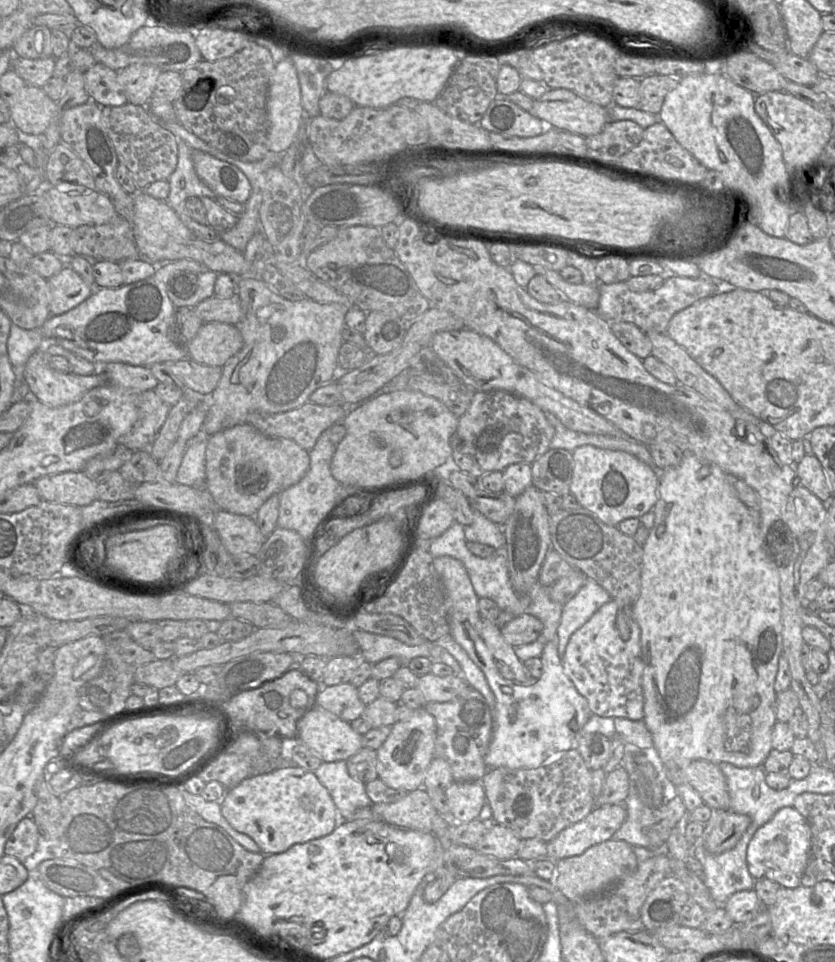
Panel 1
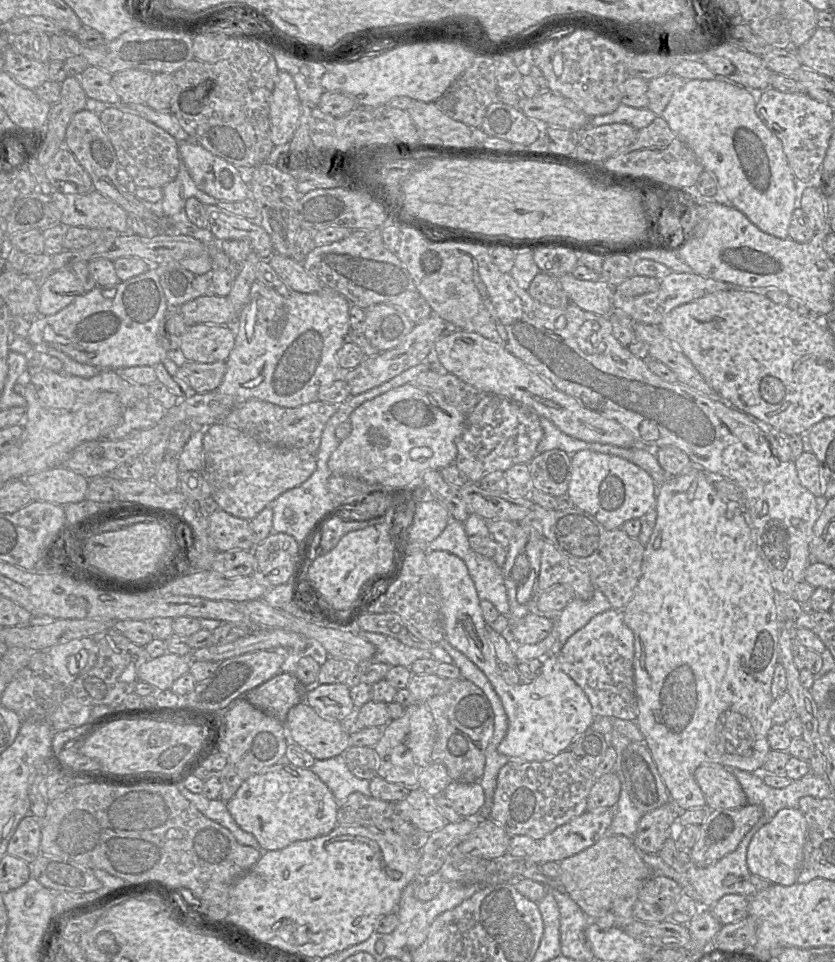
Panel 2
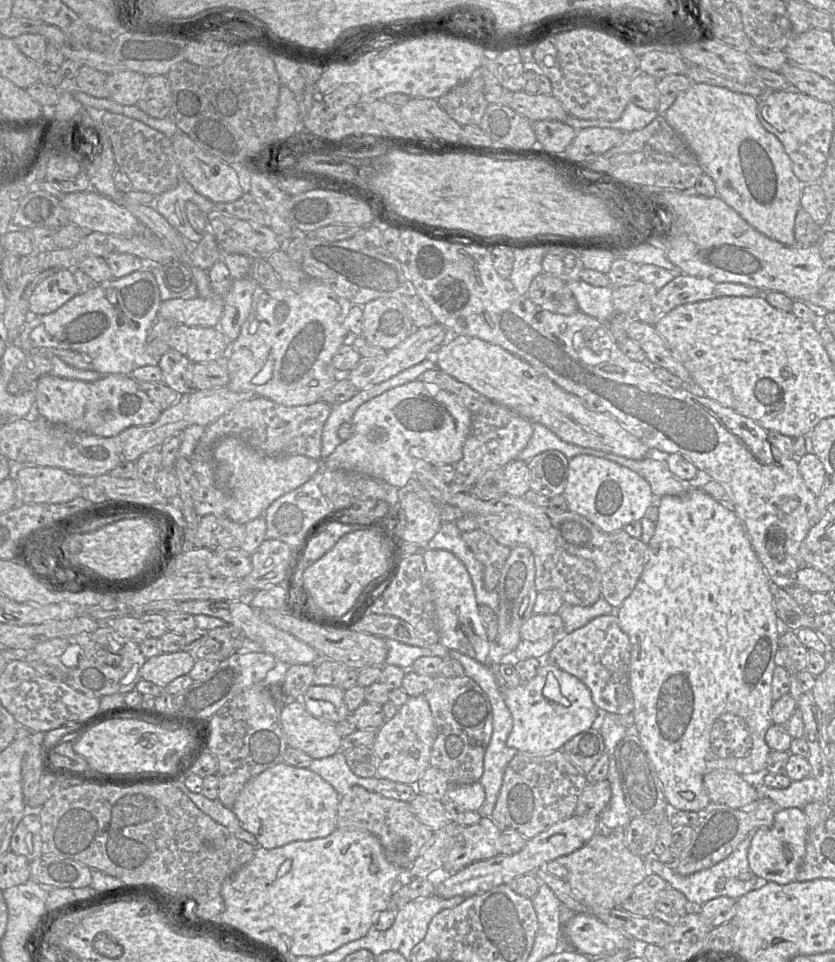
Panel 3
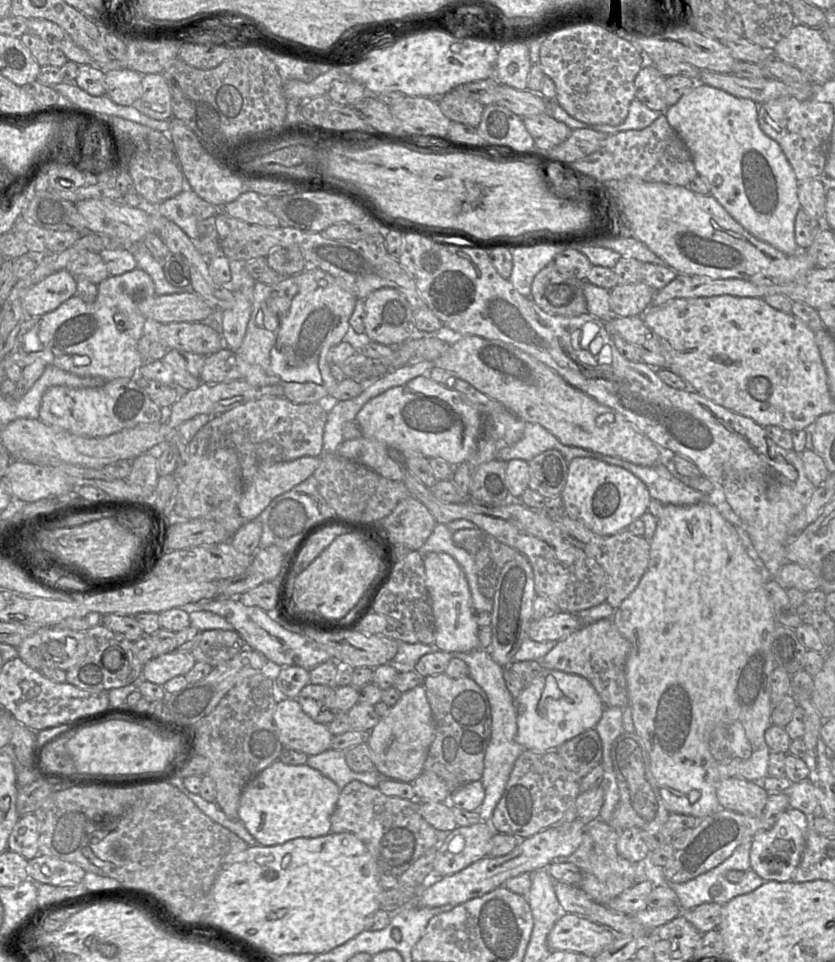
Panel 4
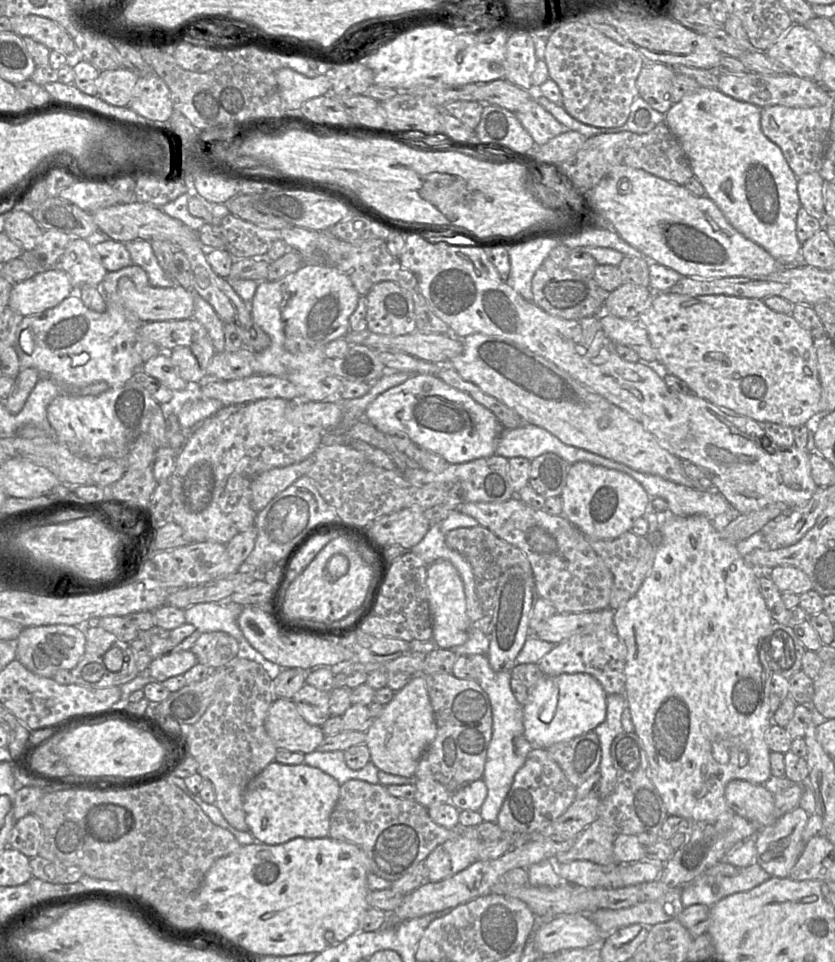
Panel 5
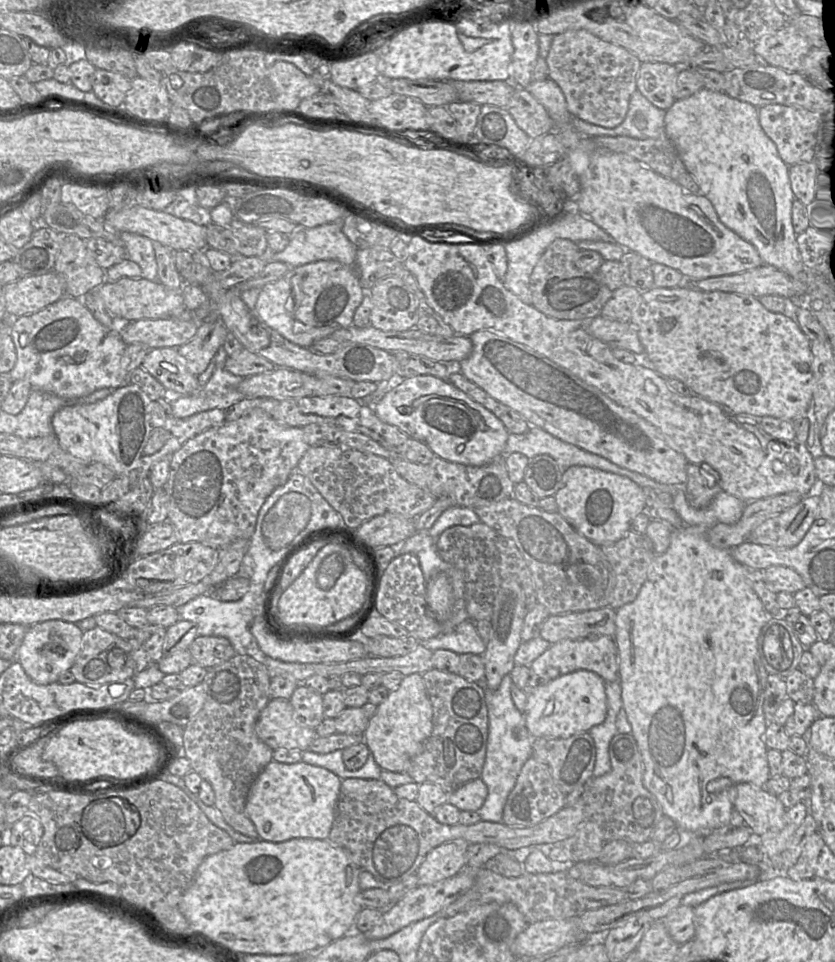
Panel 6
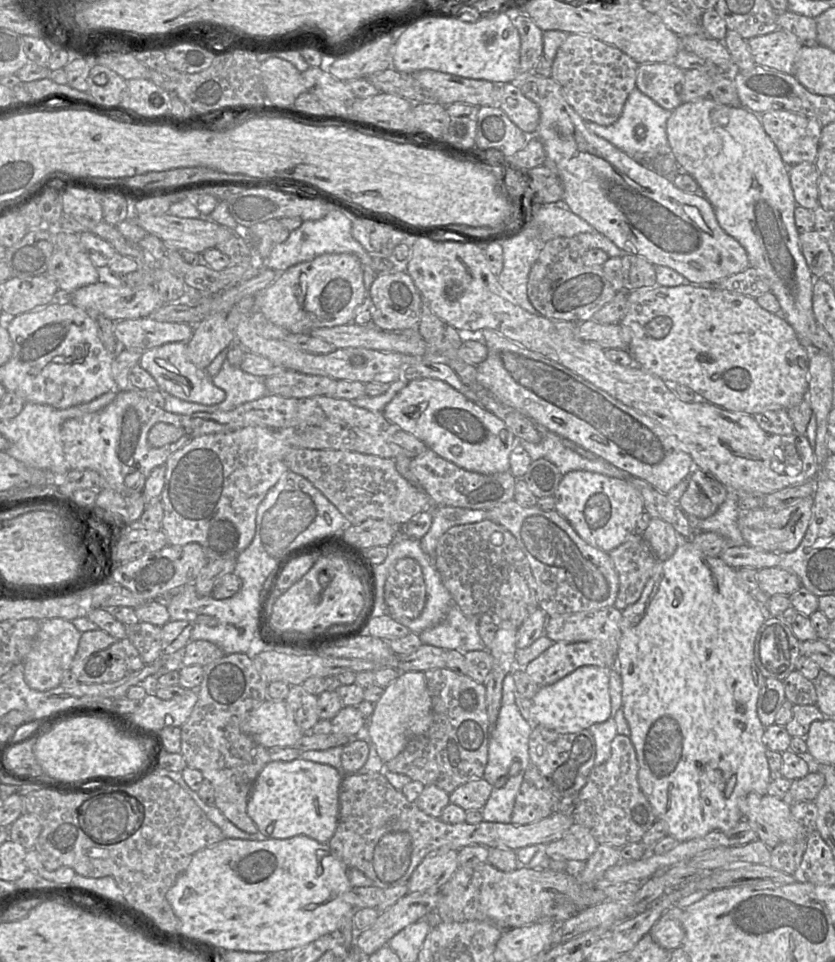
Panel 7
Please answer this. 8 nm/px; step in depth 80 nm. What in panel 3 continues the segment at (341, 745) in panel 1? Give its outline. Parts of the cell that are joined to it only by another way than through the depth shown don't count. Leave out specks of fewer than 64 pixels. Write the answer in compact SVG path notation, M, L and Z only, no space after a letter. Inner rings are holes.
M289 699L282 704L279 718L289 747L306 753L312 759L326 758L340 750L342 737L336 732L335 724L313 716L301 699Z

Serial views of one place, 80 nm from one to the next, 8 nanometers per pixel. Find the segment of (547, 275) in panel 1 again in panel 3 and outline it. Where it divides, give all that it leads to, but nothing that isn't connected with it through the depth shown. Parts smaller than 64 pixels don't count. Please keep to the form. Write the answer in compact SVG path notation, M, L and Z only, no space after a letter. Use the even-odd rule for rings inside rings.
M581 279L567 284L581 312L600 322L608 323L615 313L611 286L595 287Z

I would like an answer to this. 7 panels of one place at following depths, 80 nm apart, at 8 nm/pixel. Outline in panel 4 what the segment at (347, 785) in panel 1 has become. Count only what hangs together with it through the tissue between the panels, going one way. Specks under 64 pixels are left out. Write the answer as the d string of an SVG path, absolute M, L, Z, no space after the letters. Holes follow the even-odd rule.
M328 749L318 755L308 756L306 765L331 779L340 790L351 781L359 781L374 788L379 784L378 772L375 769L365 773L352 771L346 763L344 751Z

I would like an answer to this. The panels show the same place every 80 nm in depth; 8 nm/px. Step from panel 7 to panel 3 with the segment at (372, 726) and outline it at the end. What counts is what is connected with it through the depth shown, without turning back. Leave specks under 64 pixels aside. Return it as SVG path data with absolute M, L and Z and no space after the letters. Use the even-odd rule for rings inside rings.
M423 695L411 696L398 708L395 716L377 730L372 749L377 756L377 776L393 782L415 785L430 767L430 755L436 726L429 704Z

